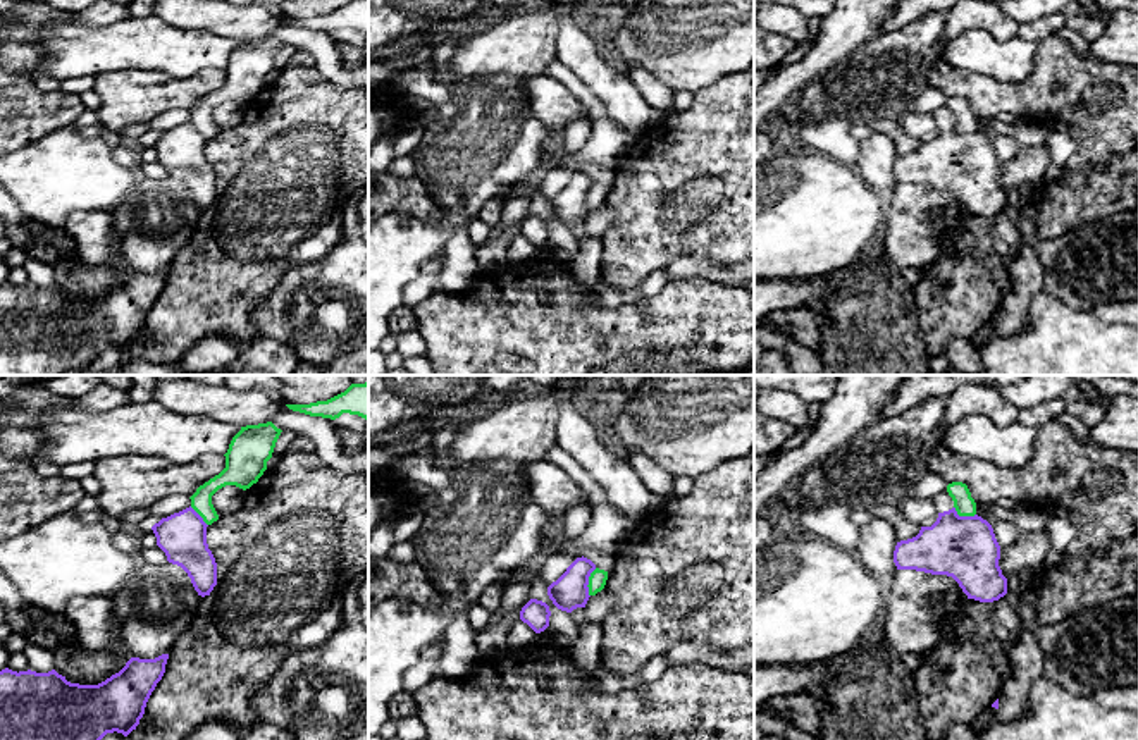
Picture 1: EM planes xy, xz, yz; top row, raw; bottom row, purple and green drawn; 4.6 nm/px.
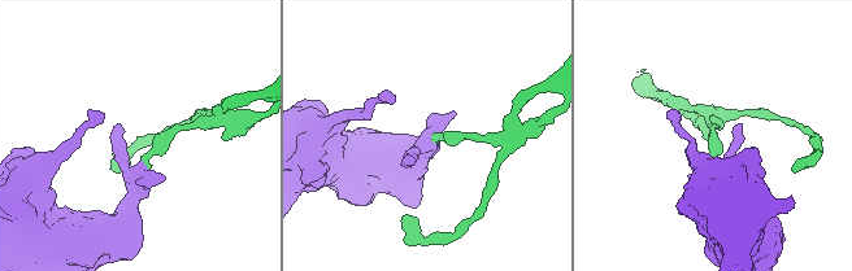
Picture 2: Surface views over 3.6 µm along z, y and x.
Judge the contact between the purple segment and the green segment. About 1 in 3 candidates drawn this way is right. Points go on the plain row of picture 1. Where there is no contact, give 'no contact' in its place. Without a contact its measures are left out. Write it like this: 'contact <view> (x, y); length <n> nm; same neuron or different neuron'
contact xz (587, 197); length 140 nm; different neuron

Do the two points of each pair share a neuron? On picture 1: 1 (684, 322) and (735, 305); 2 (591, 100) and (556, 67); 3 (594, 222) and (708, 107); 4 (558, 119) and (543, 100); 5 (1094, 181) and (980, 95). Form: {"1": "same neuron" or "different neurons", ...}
{"1": "same neuron", "2": "same neuron", "3": "different neurons", "4": "same neuron", "5": "same neuron"}

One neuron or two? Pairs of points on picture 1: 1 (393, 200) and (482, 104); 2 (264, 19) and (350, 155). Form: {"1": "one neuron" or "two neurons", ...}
{"1": "two neurons", "2": "two neurons"}

